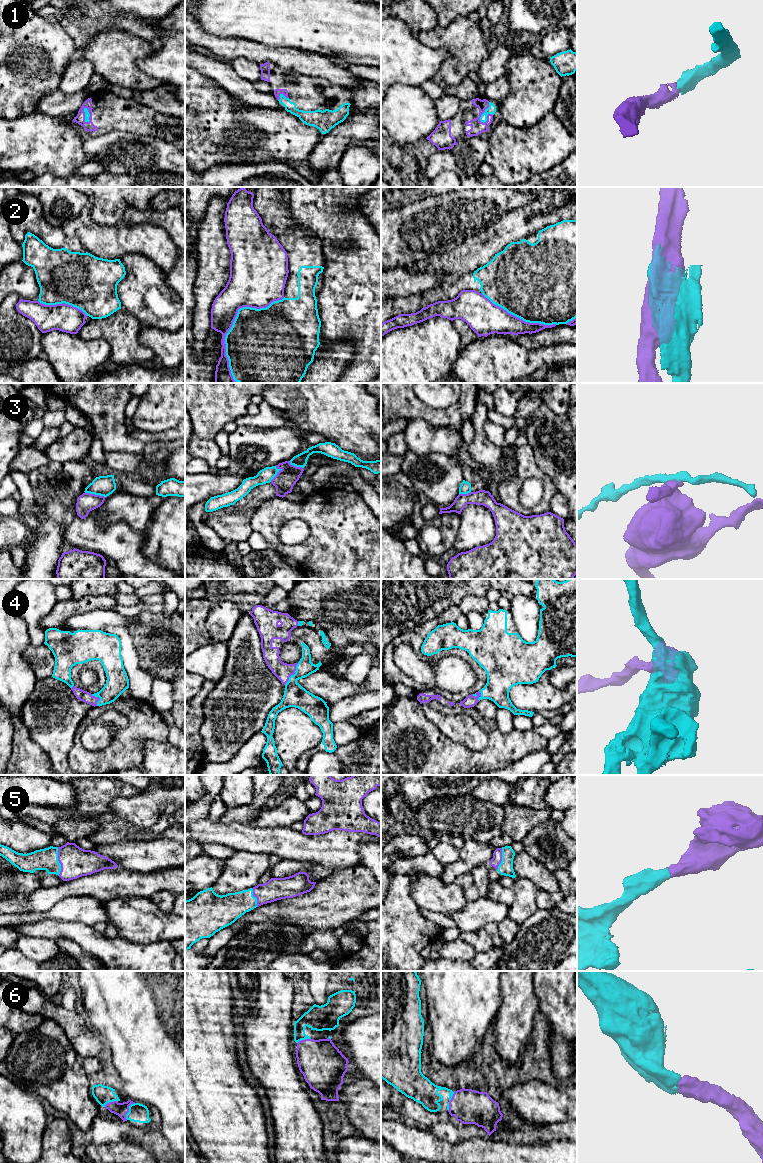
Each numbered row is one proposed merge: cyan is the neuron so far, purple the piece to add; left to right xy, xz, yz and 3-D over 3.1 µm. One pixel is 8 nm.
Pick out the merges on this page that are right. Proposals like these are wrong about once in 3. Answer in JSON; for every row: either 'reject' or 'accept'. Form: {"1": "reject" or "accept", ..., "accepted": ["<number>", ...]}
{"1": "accept", "2": "reject", "3": "reject", "4": "accept", "5": "accept", "6": "accept", "accepted": ["1", "4", "5", "6"]}

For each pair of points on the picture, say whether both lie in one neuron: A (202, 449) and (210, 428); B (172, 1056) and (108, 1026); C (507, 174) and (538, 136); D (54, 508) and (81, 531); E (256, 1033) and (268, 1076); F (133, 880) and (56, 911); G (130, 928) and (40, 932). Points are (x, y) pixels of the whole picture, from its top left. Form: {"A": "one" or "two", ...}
{"A": "two", "B": "one", "C": "one", "D": "two", "E": "one", "F": "two", "G": "two"}

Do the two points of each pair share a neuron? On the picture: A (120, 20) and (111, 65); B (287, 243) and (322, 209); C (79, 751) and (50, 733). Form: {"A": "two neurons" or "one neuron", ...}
{"A": "two neurons", "B": "two neurons", "C": "two neurons"}

